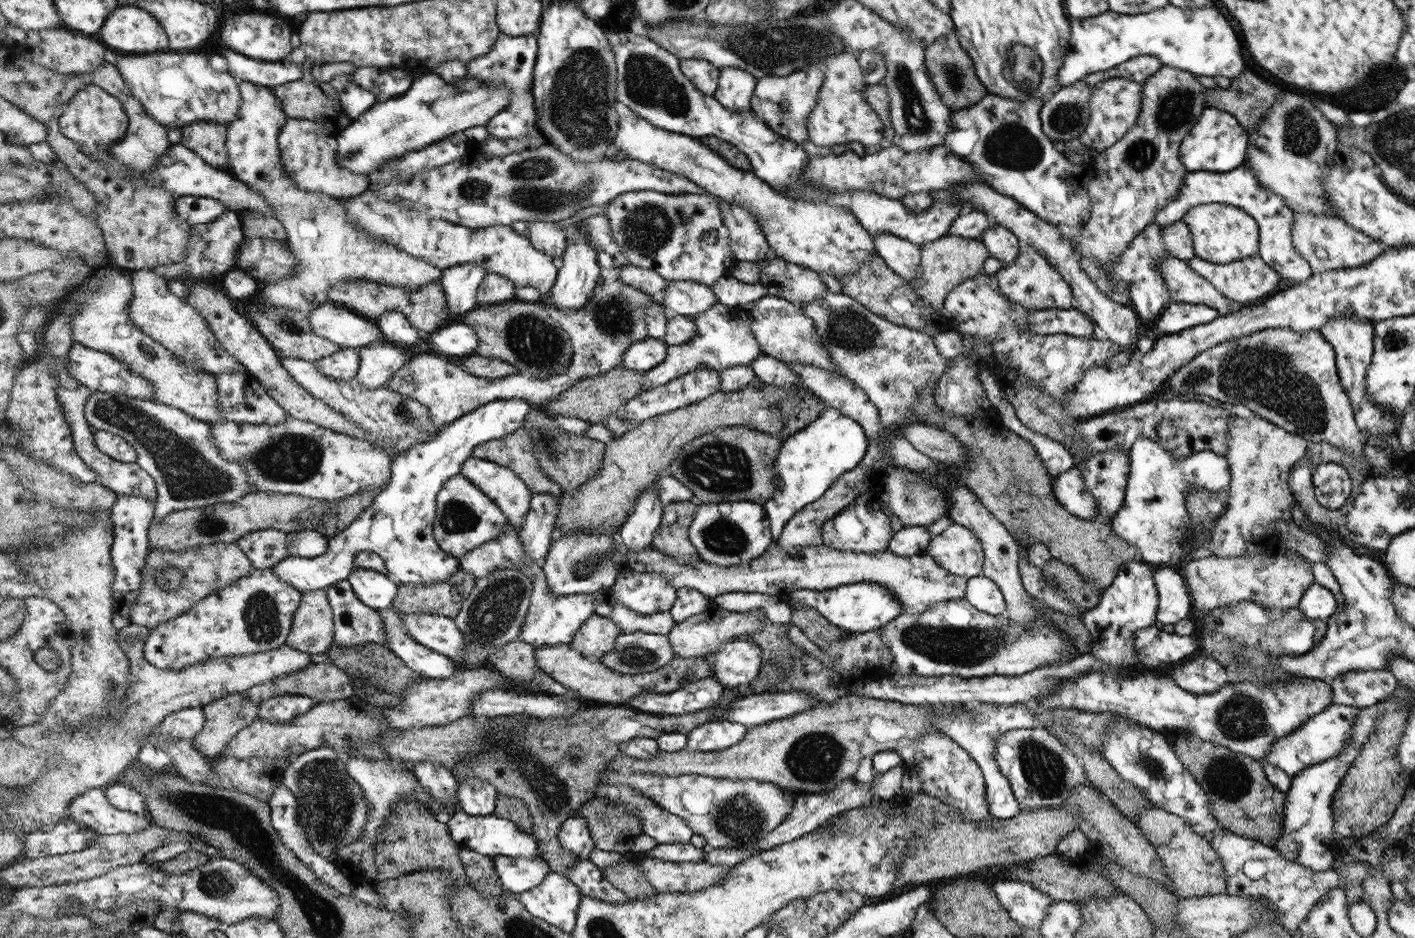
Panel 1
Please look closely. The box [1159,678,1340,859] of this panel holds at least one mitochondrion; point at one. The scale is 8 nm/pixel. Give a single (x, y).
(1241, 717)

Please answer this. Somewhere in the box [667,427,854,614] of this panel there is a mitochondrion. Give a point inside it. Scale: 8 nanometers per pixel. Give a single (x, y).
(717, 466)

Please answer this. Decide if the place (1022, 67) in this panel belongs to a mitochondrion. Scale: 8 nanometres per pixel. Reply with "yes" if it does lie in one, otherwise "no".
yes

